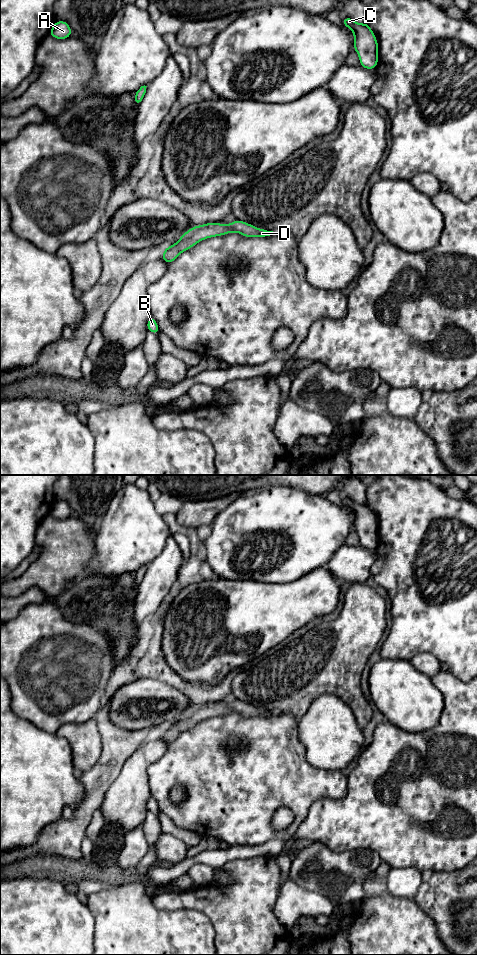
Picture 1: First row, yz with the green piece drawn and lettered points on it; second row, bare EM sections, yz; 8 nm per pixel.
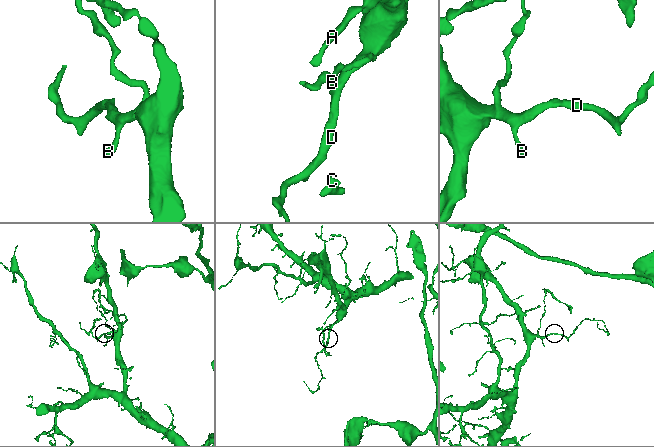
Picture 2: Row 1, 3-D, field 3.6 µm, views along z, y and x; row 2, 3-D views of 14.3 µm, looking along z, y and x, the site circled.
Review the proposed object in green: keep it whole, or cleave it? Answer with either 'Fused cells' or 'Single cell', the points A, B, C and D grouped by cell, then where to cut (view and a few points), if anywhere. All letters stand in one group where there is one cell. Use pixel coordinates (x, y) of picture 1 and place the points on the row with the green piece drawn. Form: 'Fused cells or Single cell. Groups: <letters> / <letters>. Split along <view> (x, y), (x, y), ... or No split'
Single cell. Groups: A B C D. No split

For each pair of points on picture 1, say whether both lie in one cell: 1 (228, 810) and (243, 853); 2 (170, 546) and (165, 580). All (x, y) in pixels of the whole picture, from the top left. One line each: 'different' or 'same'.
1: different
2: same

